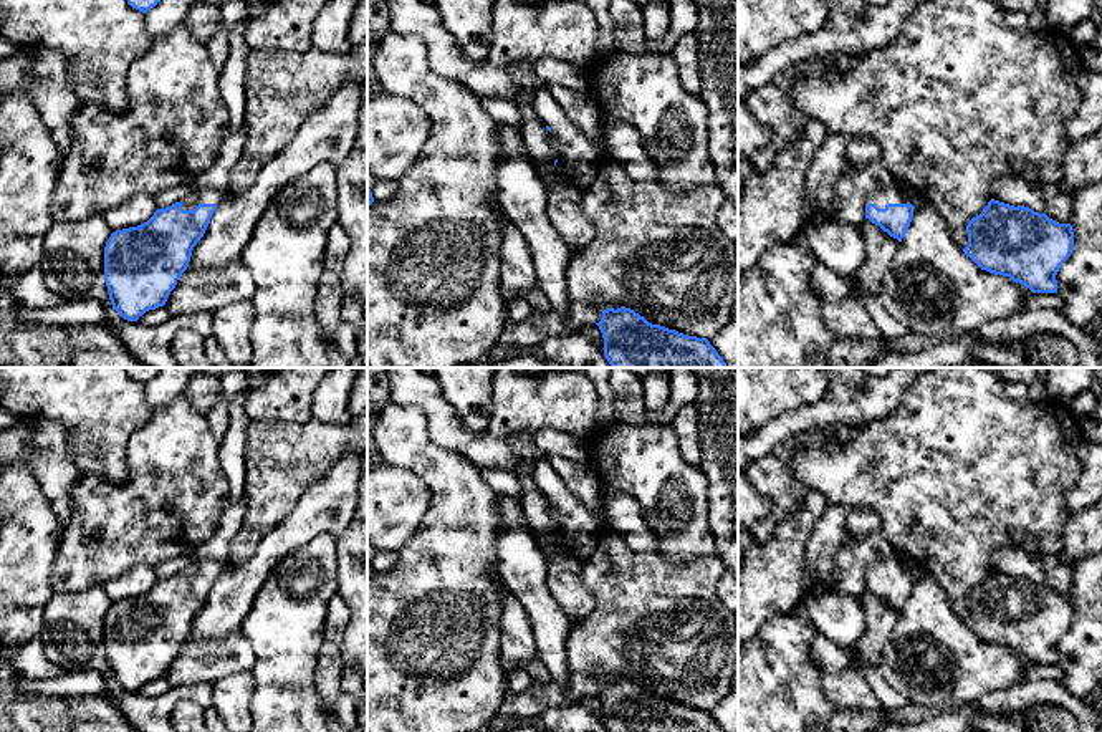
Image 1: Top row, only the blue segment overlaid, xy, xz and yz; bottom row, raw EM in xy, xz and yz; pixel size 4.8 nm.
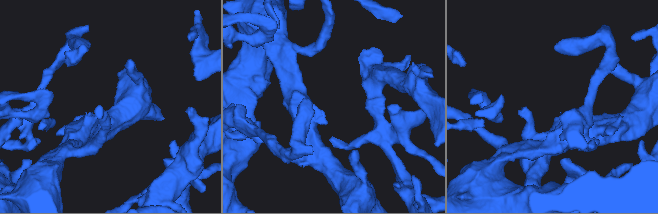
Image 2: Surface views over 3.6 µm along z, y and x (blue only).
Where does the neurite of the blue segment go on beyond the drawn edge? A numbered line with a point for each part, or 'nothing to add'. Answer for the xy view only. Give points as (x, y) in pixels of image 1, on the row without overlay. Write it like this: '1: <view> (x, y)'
1: xy (199, 565)

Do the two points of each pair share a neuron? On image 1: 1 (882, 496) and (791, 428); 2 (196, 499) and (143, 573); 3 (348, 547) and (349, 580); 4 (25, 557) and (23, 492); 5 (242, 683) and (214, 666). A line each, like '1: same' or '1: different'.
1: different
2: different
3: same
4: same
5: different

